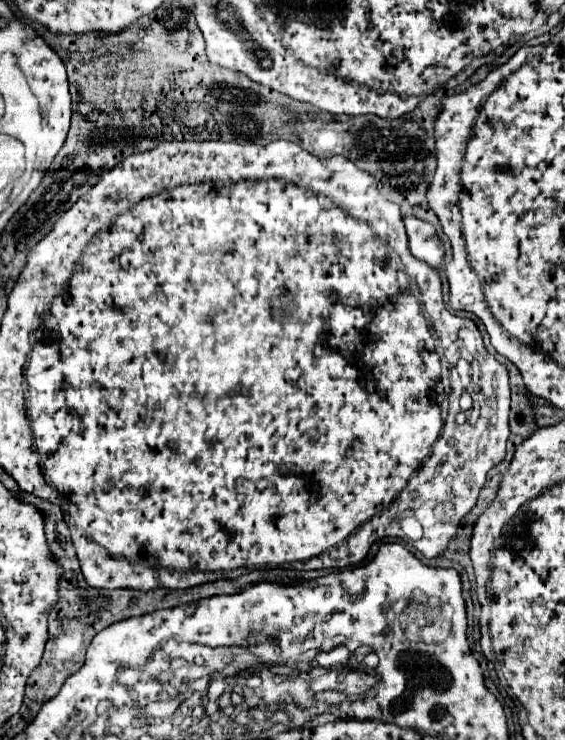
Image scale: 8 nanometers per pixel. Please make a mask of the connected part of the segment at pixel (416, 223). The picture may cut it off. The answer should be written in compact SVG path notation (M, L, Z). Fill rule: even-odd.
M403 217L405 221L405 229L409 235L409 249L413 253L415 259L425 261L429 267L439 269L443 257L445 257L445 249L441 239L437 237L433 225L417 219L417 217Z

